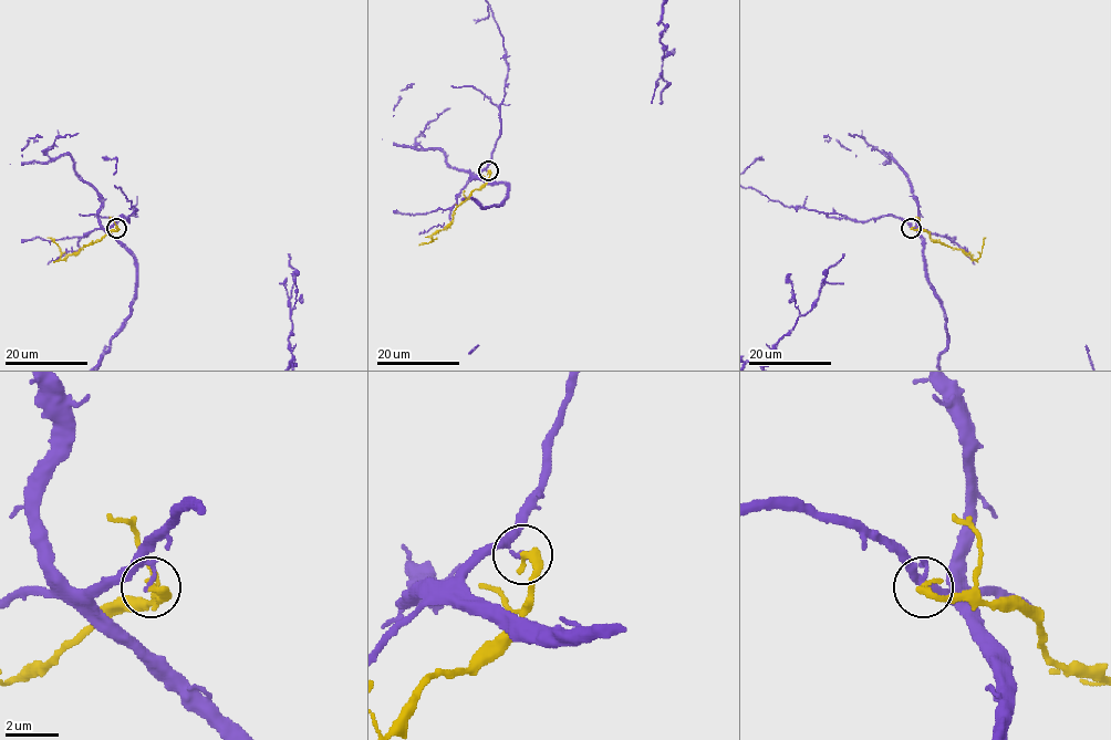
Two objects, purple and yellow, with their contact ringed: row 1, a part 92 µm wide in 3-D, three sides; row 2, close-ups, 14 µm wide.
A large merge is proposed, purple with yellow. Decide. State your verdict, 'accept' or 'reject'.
reject

